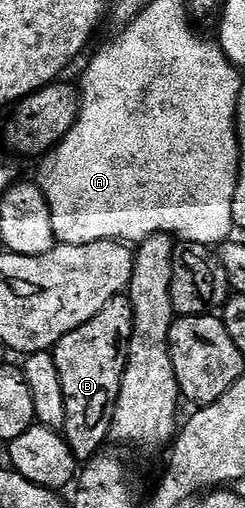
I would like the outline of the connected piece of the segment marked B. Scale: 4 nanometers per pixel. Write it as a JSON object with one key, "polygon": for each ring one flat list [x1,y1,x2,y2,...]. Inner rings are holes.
{"polygon":[[125,295,118,296,96,318,84,322,72,334,60,338,60,342,52,349,56,368,60,370,60,386,64,386,64,410,66,411,66,426,64,435,72,450,74,457,80,462,89,462,103,451,106,440,111,439,110,426,114,423,114,411,118,405,118,393,116,391,116,373,120,368,120,356,118,360,118,347,129,345,134,333,134,311,129,299]]}

